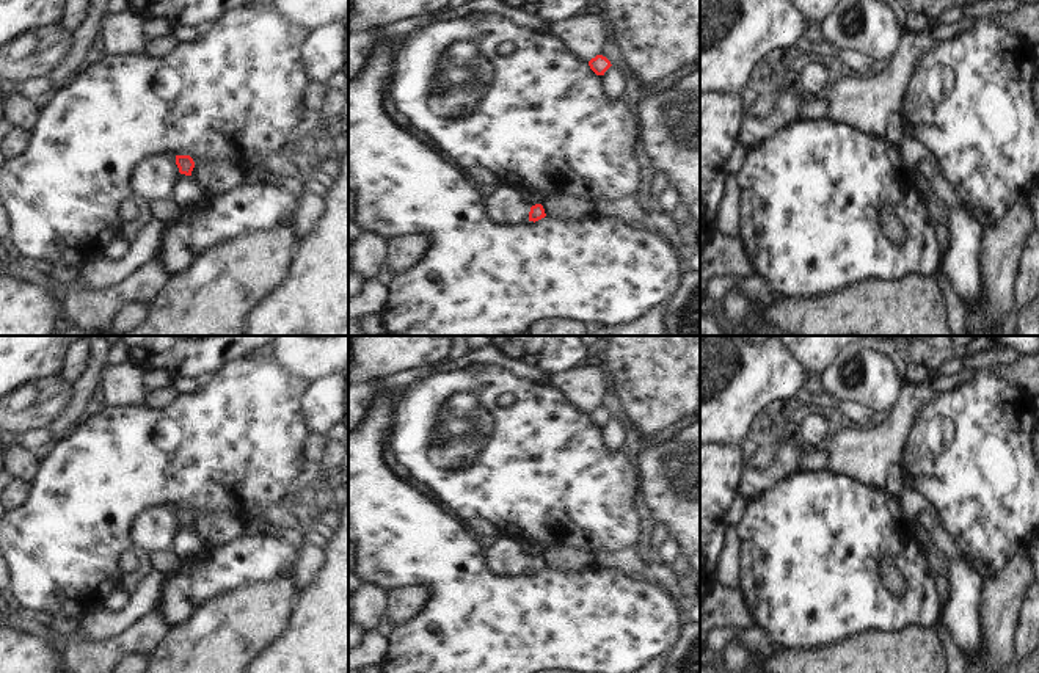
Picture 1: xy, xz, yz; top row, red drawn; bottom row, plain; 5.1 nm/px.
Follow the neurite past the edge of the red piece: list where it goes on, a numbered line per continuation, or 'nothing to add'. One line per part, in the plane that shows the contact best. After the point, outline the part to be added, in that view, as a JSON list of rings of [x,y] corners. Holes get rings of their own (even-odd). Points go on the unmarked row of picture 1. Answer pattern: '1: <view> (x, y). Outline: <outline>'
1: xz (506, 559). Outline: [[[498,538],[483,552],[483,563],[496,577],[516,579],[529,573],[530,557],[523,552],[521,544]]]

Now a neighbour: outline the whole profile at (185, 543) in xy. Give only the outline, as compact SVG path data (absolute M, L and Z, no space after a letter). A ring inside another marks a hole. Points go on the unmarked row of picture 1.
M180 526L171 537L171 547L177 558L191 558L204 547L193 527Z

